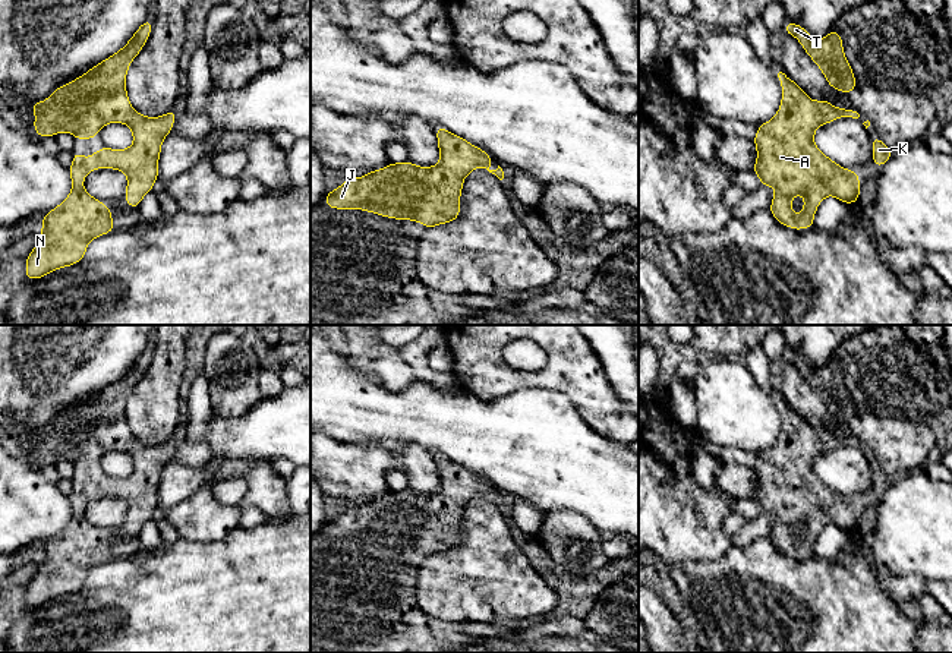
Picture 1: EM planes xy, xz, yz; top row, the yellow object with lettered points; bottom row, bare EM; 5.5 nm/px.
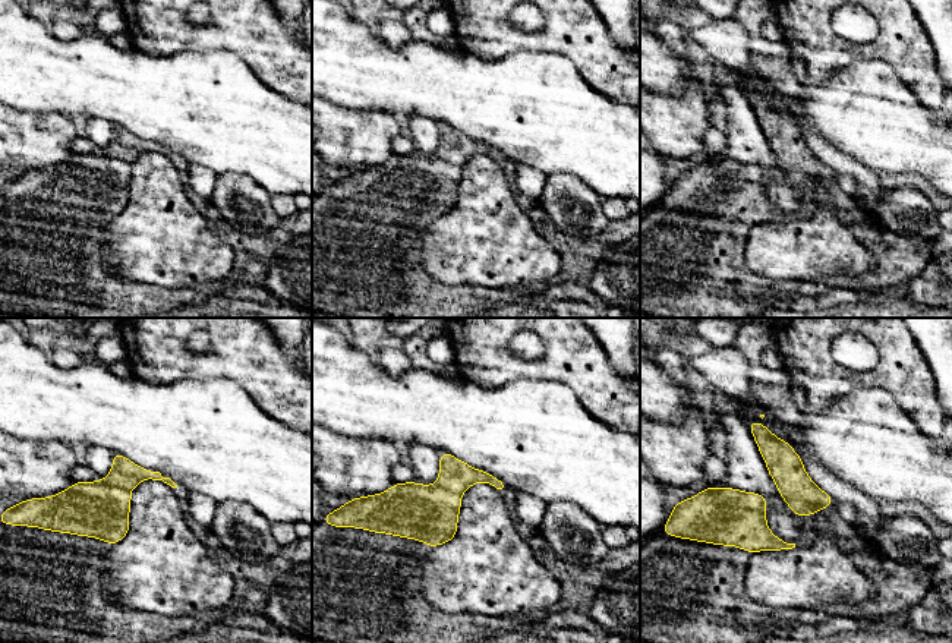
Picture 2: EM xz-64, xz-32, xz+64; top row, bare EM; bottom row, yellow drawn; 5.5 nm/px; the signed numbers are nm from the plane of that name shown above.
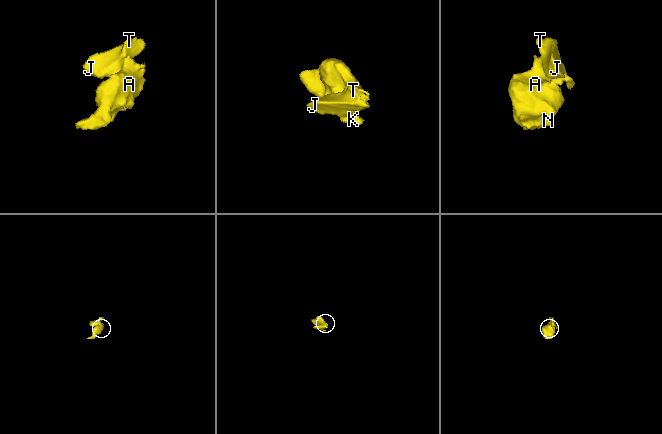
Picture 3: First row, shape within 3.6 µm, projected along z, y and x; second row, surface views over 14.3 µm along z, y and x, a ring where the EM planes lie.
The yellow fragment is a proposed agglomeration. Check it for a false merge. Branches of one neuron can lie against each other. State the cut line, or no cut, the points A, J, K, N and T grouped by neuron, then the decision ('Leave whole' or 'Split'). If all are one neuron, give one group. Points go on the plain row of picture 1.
No split. Groups: A J K N T. Leave whole

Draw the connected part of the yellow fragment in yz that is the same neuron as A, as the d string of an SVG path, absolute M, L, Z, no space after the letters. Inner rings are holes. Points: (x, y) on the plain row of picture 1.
M779 400L782 429L775 445L757 454L753 470L757 489L753 493L760 514L773 514L769 536L778 551L792 558L814 555L819 531L829 523L851 533L858 530L860 505L833 490L814 473L814 458L841 445L863 448L857 438L836 436L829 429L811 429L785 401ZM804 523L800 543L791 539L791 527Z

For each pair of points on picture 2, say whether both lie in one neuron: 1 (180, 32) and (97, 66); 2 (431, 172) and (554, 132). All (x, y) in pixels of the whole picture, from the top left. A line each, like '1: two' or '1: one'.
1: two
2: two

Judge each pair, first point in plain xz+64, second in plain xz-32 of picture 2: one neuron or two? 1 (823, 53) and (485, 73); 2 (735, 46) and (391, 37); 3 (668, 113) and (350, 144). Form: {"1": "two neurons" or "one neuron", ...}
{"1": "two neurons", "2": "one neuron", "3": "one neuron"}

